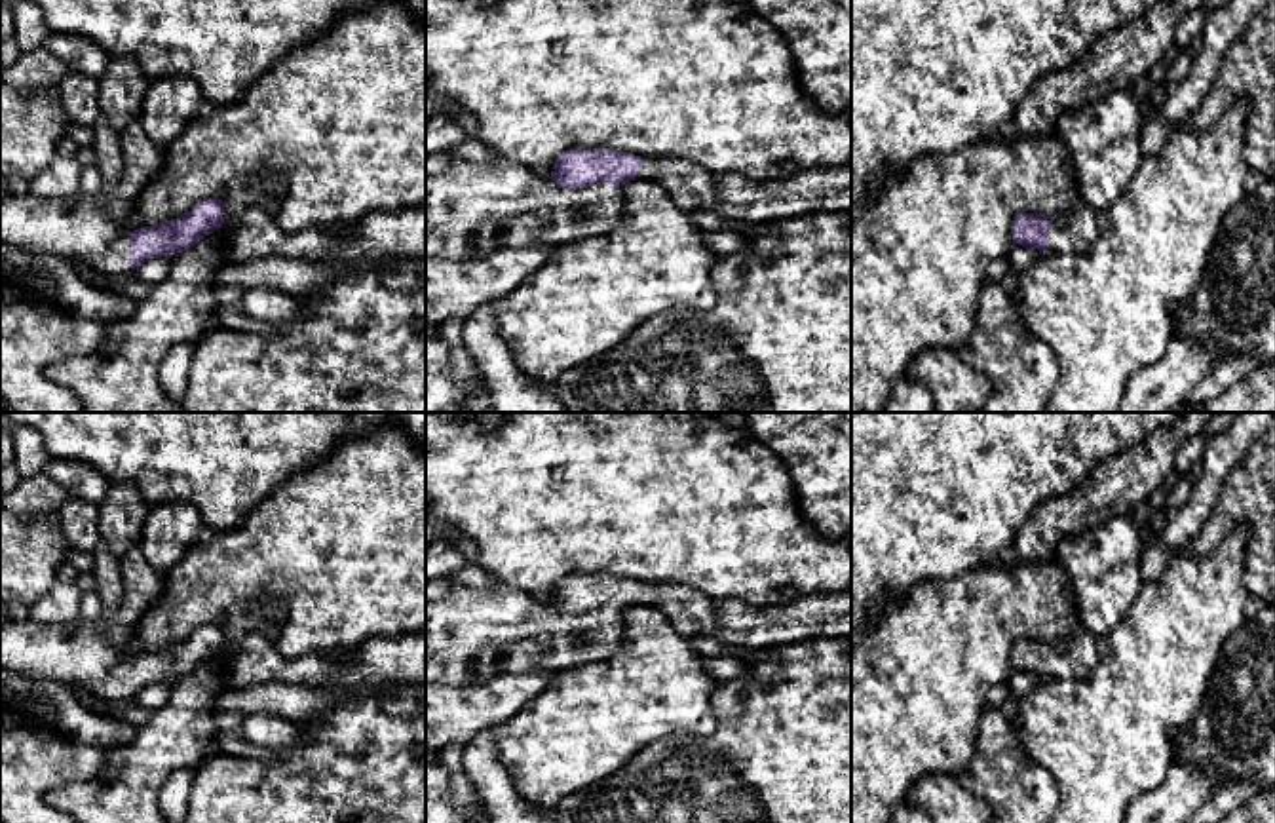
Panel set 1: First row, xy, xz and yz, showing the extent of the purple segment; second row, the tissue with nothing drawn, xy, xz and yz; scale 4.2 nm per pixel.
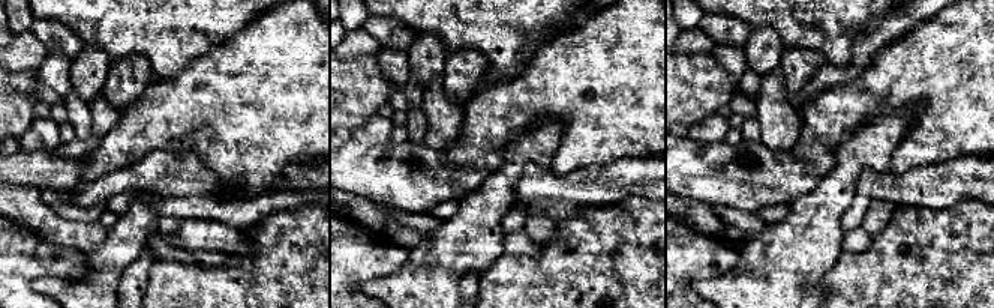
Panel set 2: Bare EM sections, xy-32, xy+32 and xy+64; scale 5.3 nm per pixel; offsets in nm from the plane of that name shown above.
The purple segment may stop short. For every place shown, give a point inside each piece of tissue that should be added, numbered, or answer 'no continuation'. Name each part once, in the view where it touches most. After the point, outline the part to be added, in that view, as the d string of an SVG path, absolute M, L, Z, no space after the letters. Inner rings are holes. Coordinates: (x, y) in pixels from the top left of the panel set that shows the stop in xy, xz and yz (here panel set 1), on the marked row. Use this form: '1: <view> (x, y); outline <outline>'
1: xz (818, 191); outline M640 156L637 181L657 182L690 213L714 211L745 226L851 211L851 163L809 167L775 181L713 175L680 158Z
2: xz (472, 208); outline M458 160L426 177L426 257L473 260L492 249L562 247L610 232L618 226L623 207L623 186L593 184L568 190L545 175L504 160Z

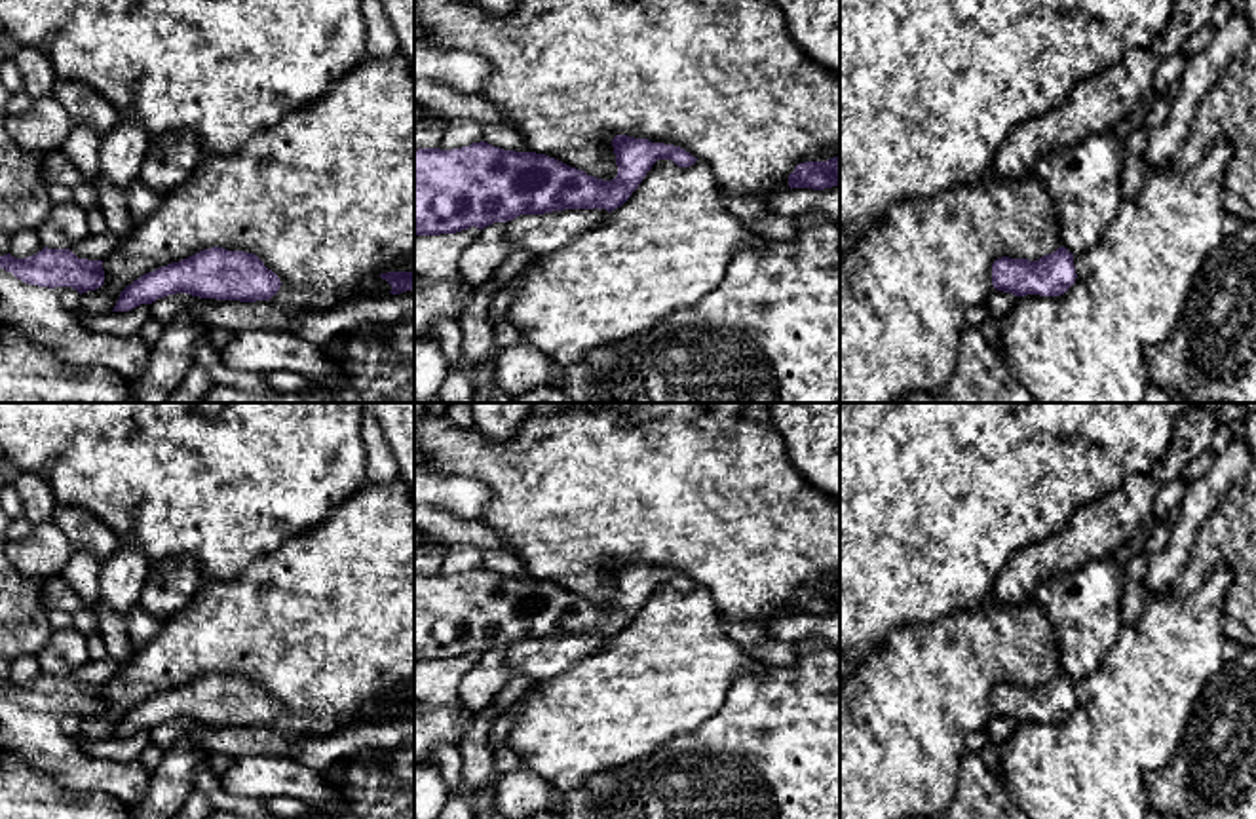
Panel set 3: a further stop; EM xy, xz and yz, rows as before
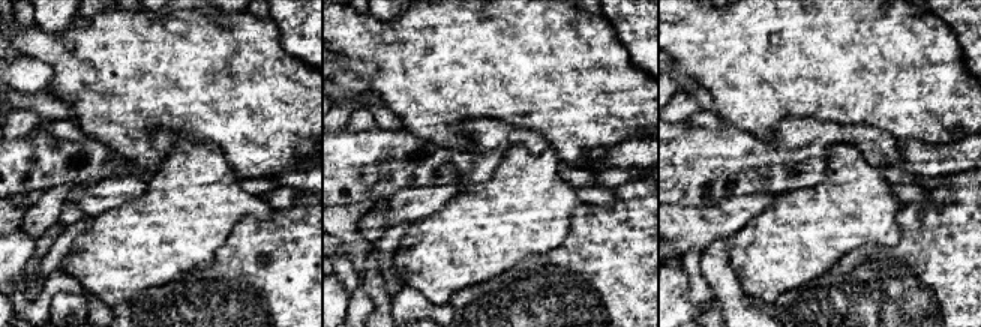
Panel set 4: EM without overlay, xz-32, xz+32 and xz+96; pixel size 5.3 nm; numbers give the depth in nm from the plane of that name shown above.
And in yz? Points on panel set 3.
no continuation

